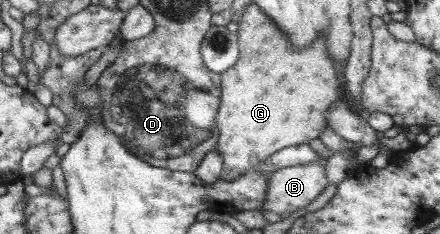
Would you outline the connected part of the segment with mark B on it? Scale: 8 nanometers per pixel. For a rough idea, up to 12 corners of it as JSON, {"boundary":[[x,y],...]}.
{"boundary":[[326,158],[271,173],[262,212],[307,207],[329,185]]}

